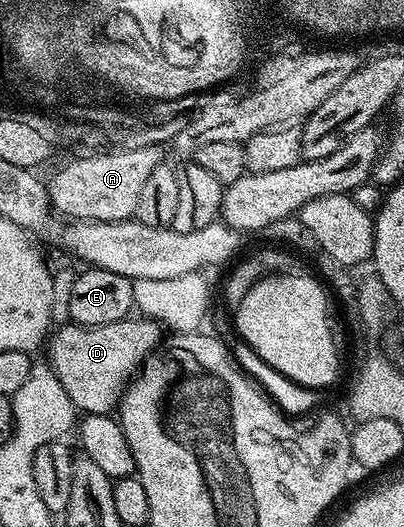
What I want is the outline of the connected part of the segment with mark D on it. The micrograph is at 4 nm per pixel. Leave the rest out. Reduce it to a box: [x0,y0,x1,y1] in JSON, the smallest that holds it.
[45,315,160,414]

